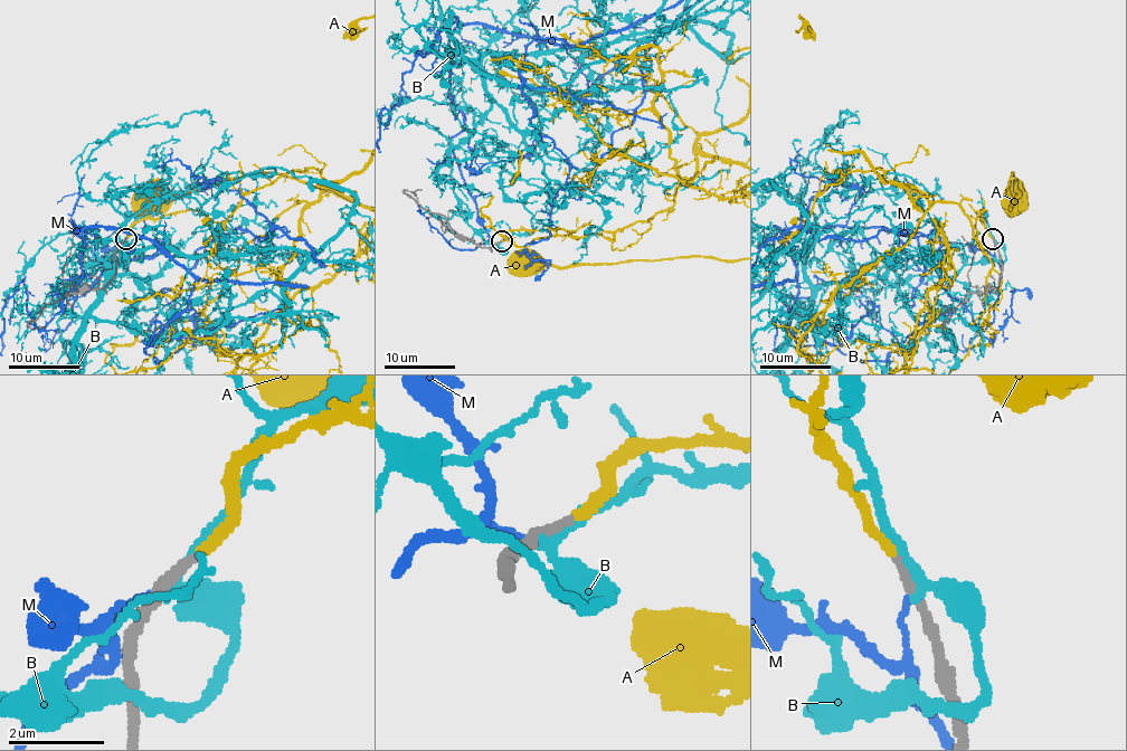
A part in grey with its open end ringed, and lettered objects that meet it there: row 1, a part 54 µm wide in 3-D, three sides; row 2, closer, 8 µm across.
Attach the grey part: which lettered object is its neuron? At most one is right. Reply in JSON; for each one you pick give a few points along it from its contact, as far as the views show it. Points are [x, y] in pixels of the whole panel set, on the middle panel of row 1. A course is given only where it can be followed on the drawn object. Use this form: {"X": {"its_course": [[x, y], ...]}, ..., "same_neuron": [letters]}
{"same_neuron": ["A"]}

